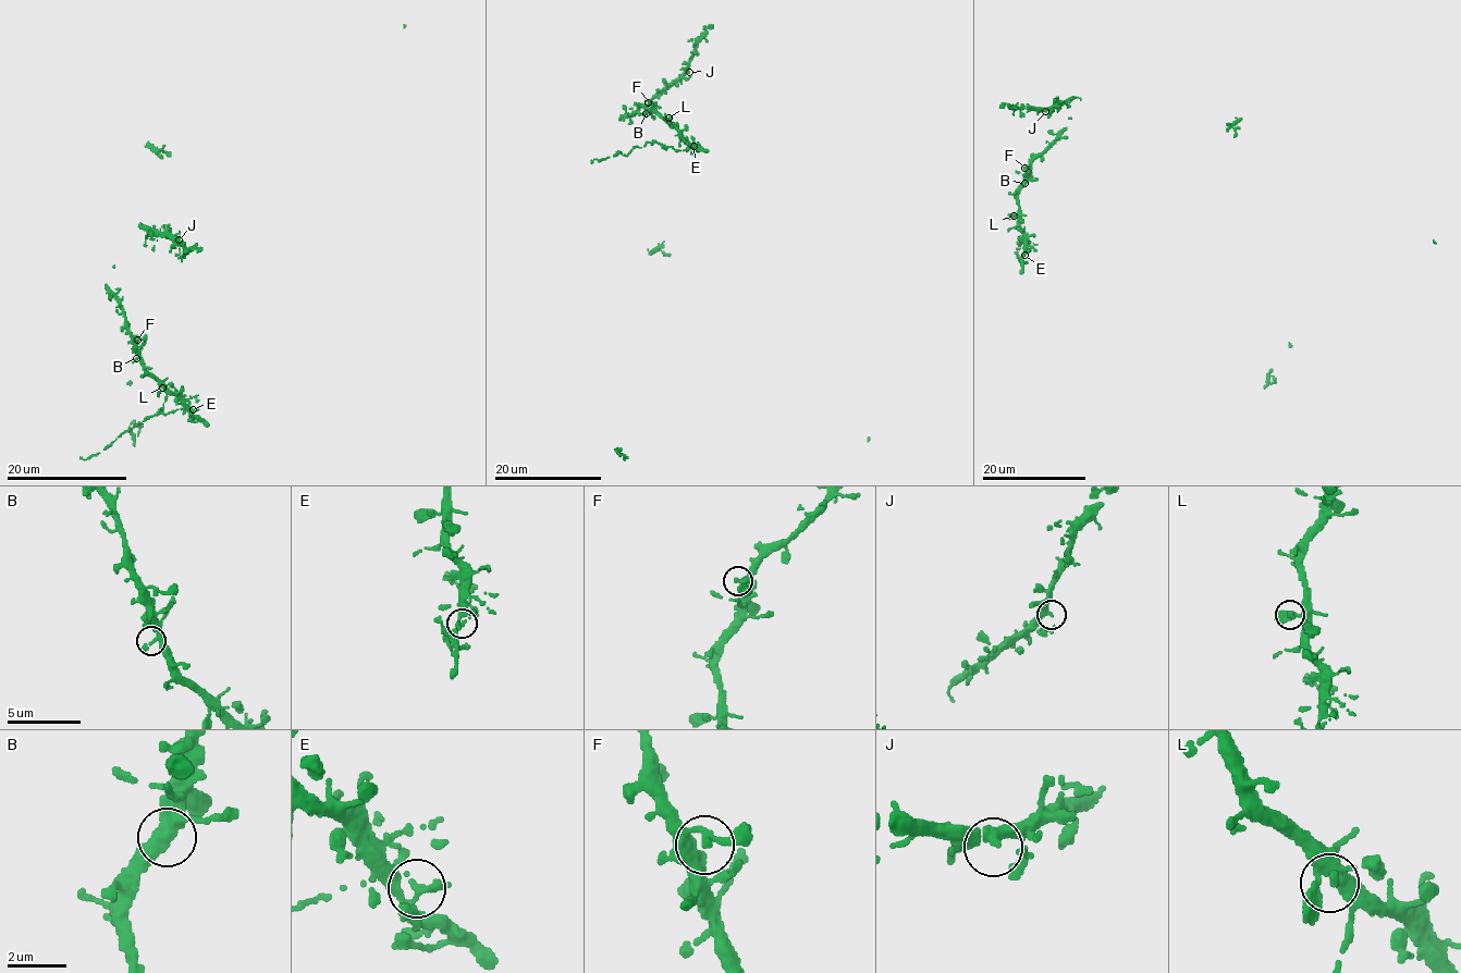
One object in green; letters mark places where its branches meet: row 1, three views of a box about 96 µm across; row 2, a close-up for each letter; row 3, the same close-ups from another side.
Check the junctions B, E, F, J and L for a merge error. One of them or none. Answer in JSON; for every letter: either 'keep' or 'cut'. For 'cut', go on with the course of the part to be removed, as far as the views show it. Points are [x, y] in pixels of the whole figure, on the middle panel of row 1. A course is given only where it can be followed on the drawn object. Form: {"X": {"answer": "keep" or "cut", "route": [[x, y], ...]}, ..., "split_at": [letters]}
{"B": {"answer": "keep"}, "E": {"answer": "cut", "route": [[694, 146], [678, 150], [648, 142], [626, 156], [618, 152], [592, 162]]}, "F": {"answer": "keep"}, "J": {"answer": "keep"}, "L": {"answer": "keep"}, "split_at": ["E"]}

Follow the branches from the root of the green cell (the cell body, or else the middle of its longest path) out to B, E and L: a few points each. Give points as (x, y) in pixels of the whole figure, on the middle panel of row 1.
B: (634, 112), (643, 107), (649, 112), (646, 113)
E: (634, 112), (640, 107), (653, 111), (694, 146)
L: (634, 112), (643, 107), (665, 121), (668, 118)

